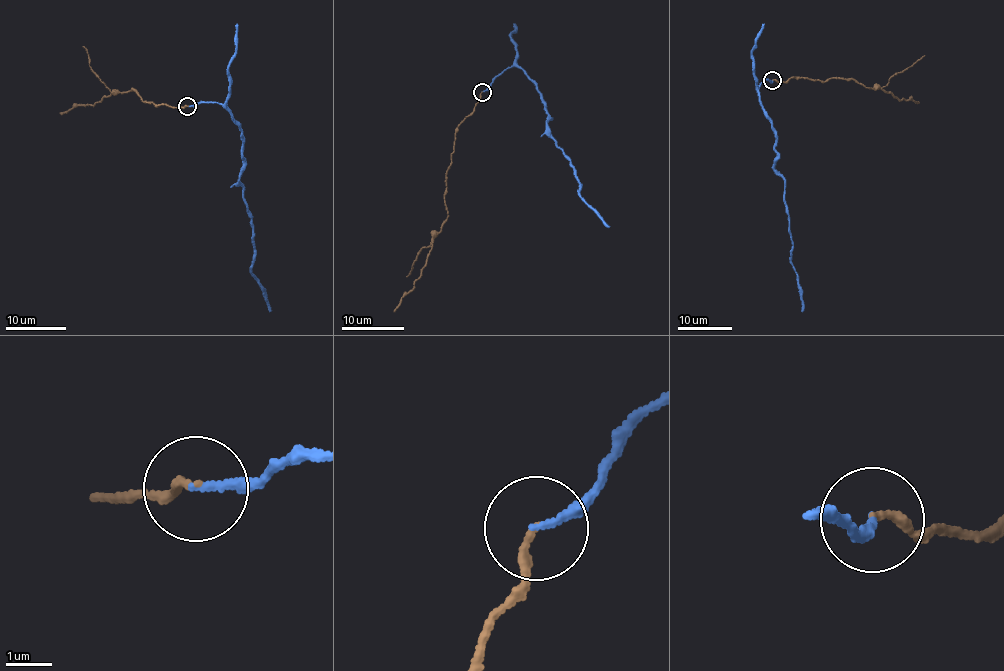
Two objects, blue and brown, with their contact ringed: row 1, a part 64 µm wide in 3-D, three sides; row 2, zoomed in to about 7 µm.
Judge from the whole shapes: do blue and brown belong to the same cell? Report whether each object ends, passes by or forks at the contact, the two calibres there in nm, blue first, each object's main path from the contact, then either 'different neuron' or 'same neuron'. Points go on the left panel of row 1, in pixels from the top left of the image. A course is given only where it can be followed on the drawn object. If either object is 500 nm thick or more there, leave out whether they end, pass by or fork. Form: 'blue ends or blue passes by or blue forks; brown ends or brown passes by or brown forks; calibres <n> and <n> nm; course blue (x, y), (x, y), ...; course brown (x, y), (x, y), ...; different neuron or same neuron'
blue ends; brown ends; calibres 160 and 190 nm; course blue (188, 107), (219, 103), (240, 128), (239, 184), (255, 245), (252, 274), (269, 312); course brown (188, 107), (173, 108), (142, 101), (133, 88), (60, 114); same neuron

